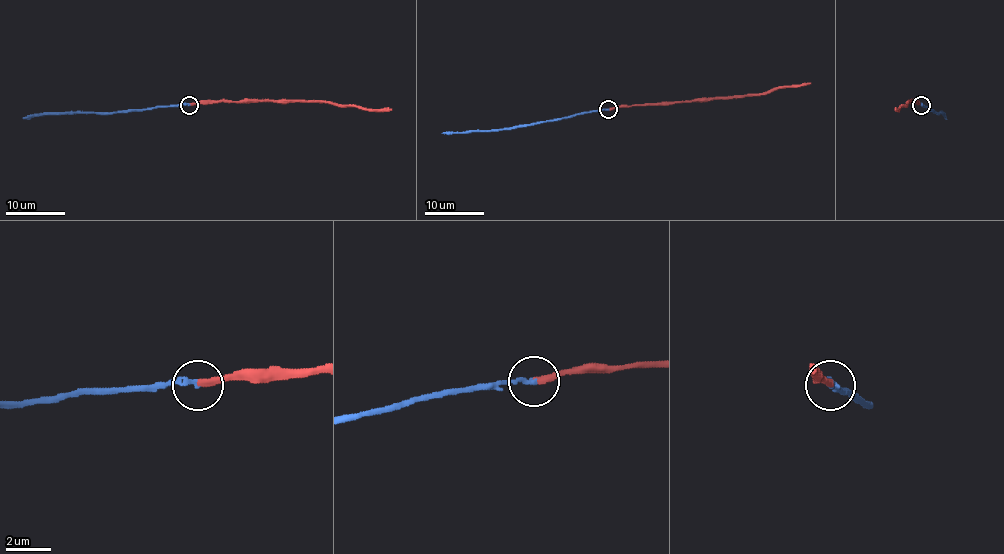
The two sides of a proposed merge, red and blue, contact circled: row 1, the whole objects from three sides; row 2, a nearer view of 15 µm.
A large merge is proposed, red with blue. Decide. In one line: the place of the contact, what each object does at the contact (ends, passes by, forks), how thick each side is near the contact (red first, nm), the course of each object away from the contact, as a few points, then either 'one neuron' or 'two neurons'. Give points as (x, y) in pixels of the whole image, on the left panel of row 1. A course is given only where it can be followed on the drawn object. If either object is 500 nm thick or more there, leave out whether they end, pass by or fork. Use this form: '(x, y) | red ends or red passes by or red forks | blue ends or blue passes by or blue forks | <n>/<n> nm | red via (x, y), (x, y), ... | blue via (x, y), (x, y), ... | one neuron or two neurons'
(189, 105) | red ends | blue ends | 320/200 nm | red via (189, 105), (220, 101), (325, 101), (368, 110), (392, 108) | blue via (189, 105), (50, 113), (23, 118) | one neuron

